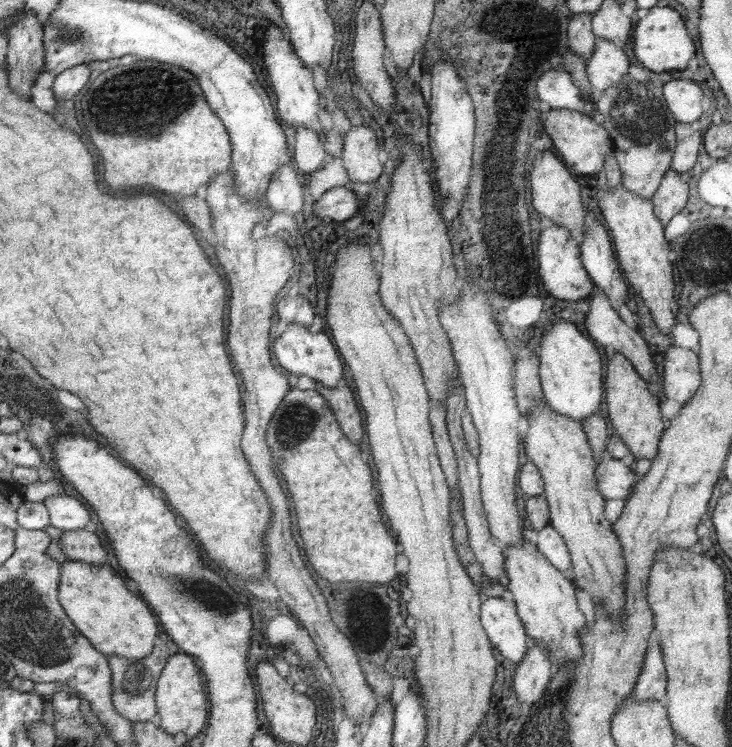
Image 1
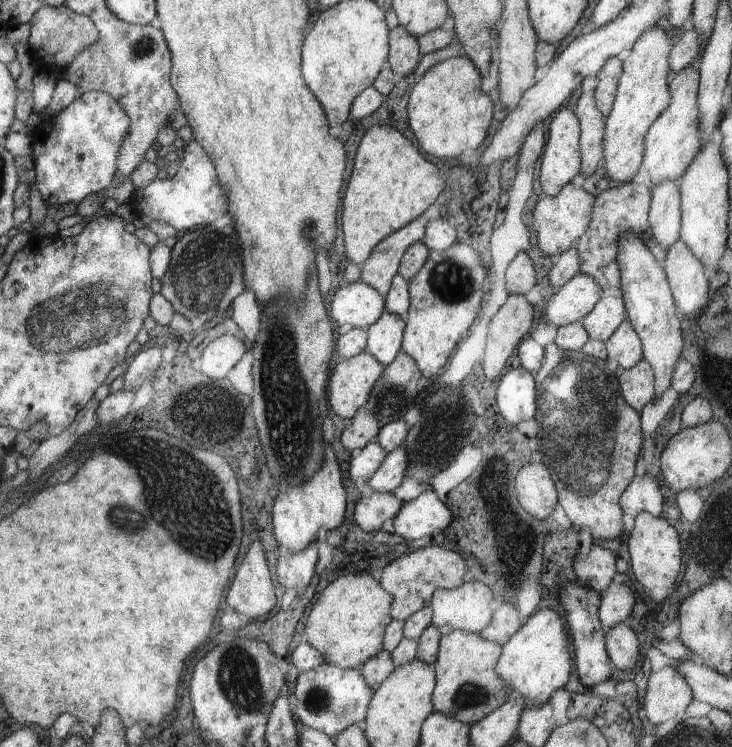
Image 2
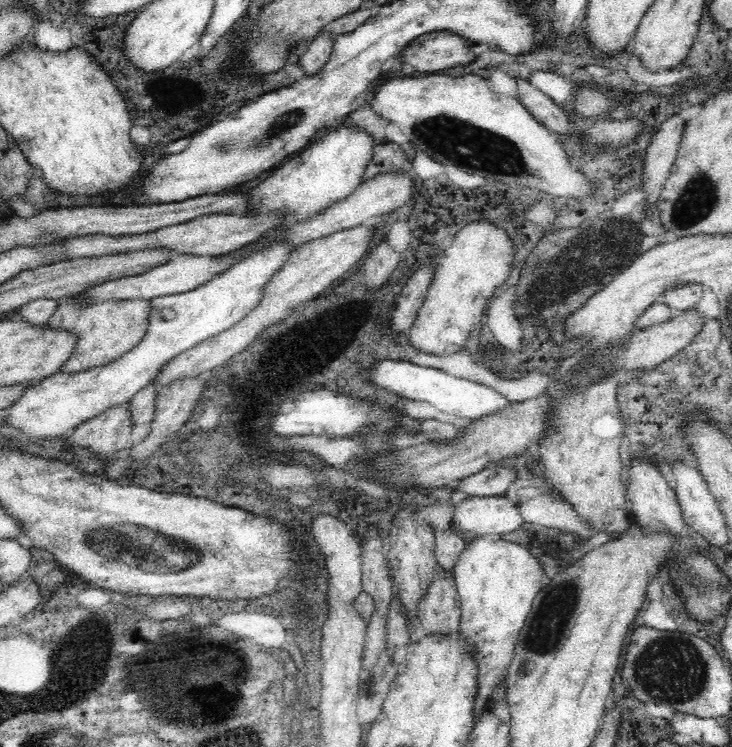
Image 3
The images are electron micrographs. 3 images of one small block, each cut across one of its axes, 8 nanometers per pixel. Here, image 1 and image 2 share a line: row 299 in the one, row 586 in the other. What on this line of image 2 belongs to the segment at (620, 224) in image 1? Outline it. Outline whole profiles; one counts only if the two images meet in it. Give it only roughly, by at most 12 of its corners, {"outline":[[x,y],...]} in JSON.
{"outline":[[663,518],[631,520],[629,572],[641,596],[663,602],[681,566]]}

